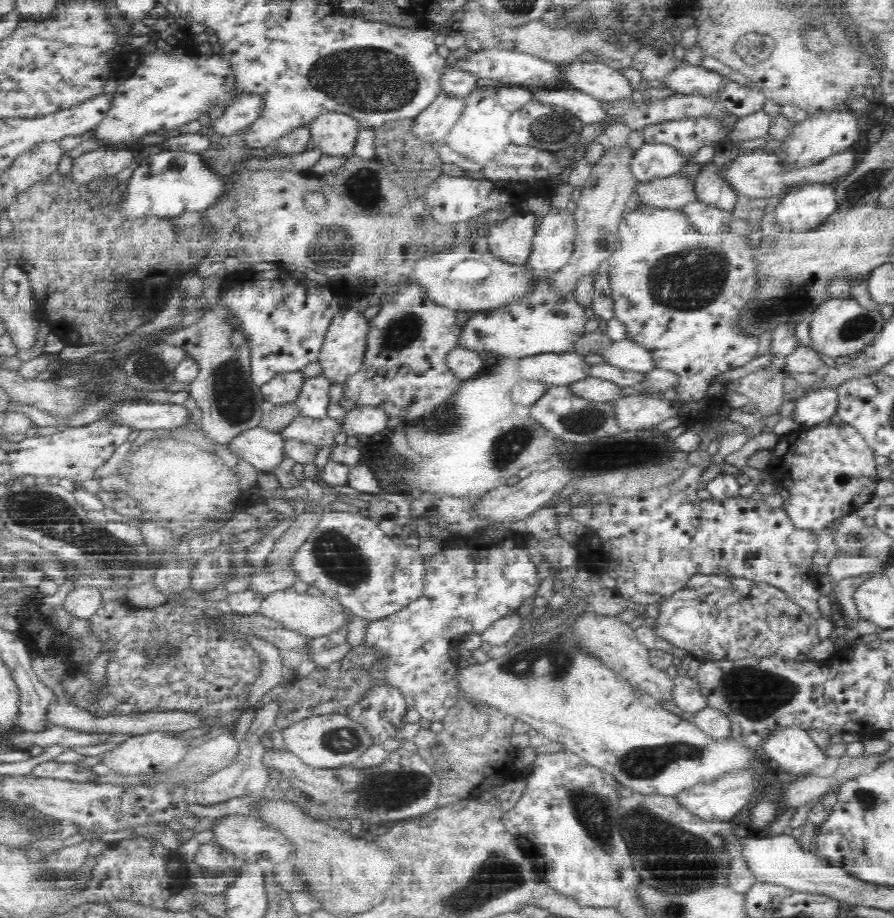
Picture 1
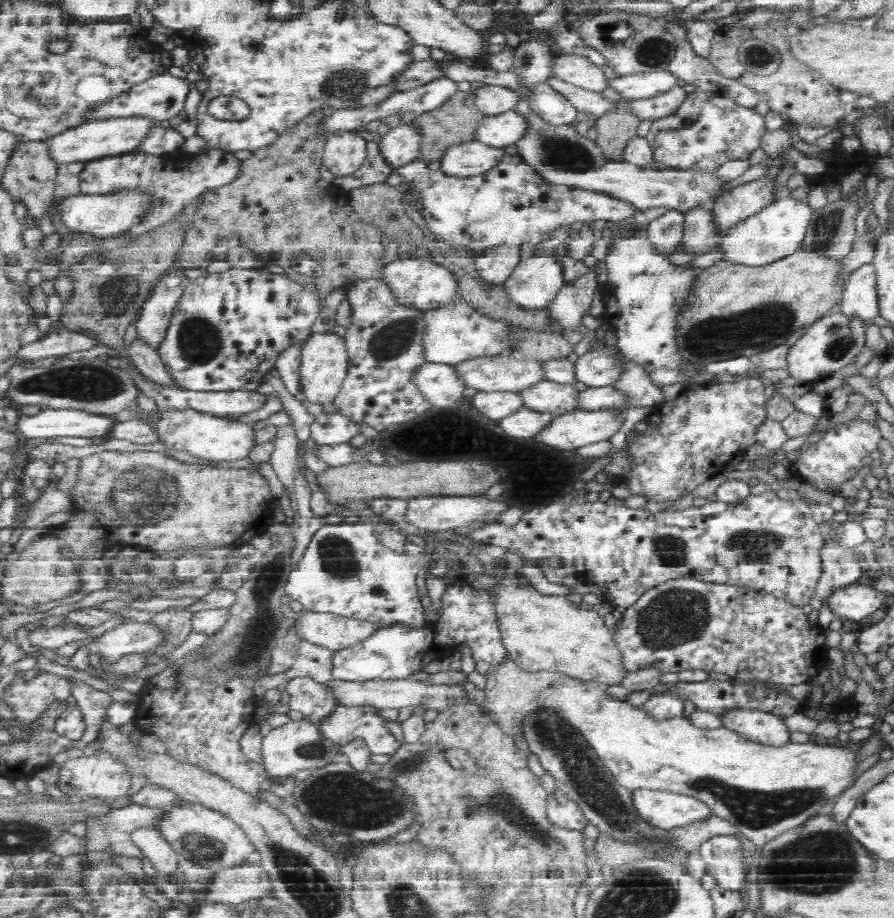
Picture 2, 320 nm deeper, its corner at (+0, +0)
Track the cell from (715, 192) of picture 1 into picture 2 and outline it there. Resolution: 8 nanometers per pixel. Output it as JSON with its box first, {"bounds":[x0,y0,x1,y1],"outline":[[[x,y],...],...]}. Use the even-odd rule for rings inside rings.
{"bounds":[682,206,726,254],"outline":[[[712,206],[696,207],[685,213],[682,245],[690,253],[704,254],[721,244],[726,232],[721,232]]]}

